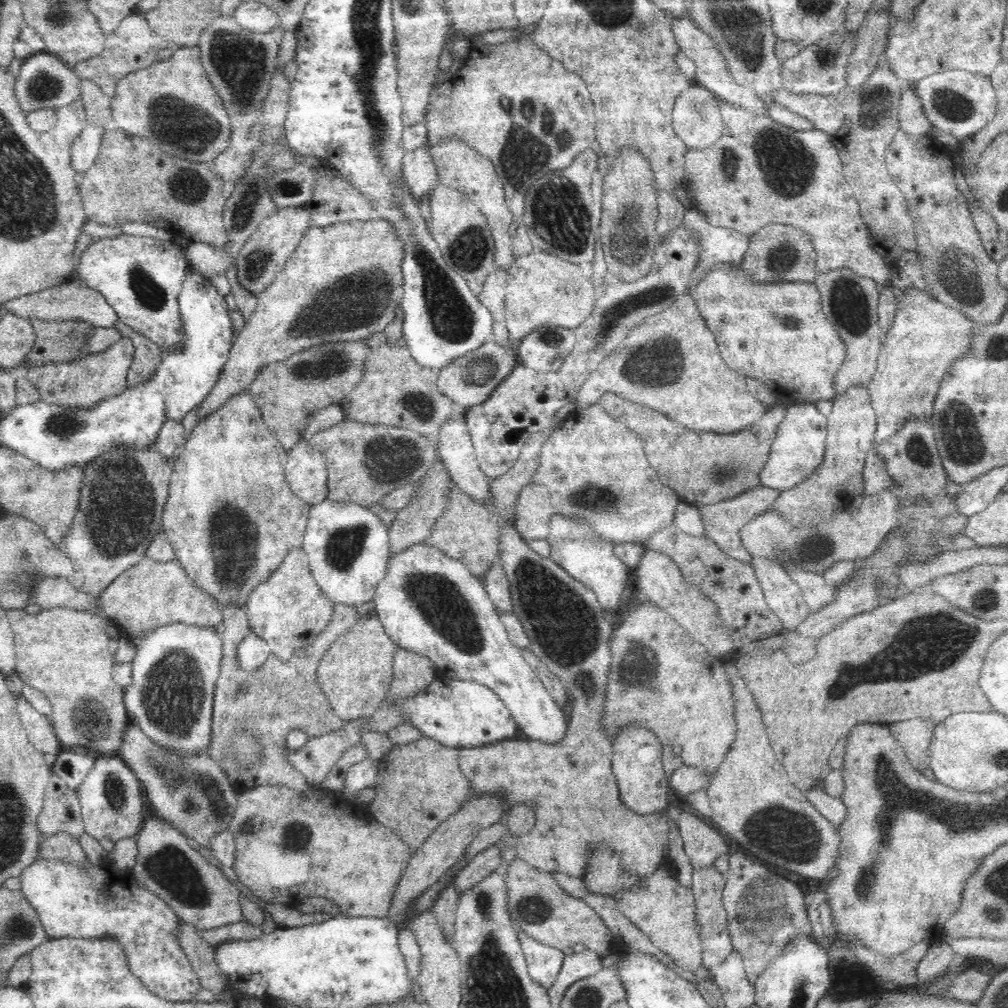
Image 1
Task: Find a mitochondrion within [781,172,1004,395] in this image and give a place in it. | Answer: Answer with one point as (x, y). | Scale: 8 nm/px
(953, 271)

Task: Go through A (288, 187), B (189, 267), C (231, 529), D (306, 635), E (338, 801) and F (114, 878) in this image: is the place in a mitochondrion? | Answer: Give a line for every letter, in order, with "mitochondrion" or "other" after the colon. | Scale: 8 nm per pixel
A: mitochondrion
B: other
C: mitochondrion
D: other
E: other
F: other

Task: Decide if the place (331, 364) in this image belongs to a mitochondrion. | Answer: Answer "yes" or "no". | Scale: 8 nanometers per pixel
yes

